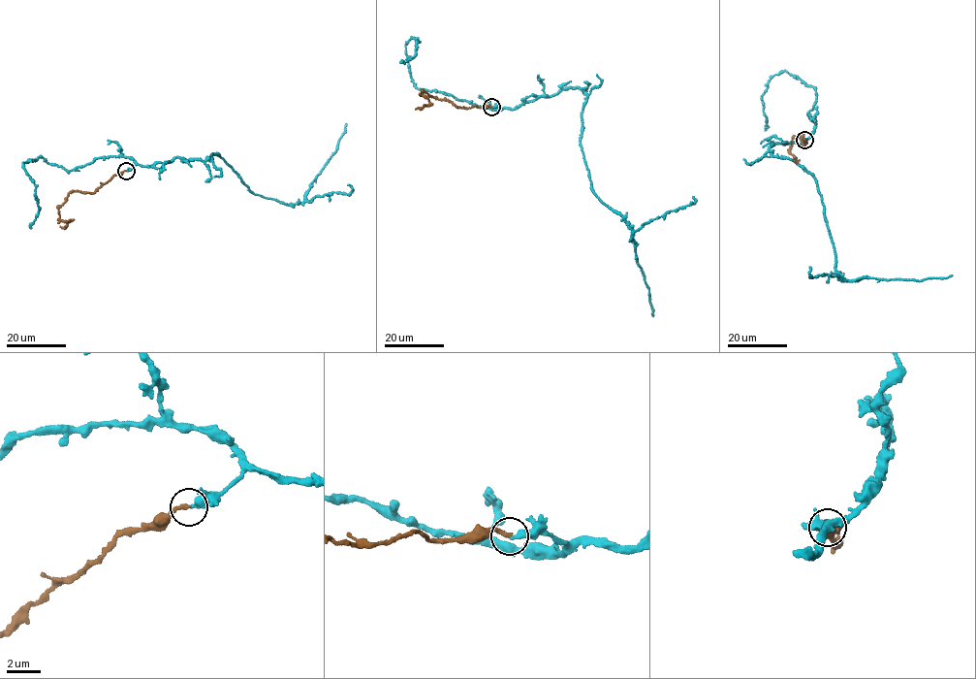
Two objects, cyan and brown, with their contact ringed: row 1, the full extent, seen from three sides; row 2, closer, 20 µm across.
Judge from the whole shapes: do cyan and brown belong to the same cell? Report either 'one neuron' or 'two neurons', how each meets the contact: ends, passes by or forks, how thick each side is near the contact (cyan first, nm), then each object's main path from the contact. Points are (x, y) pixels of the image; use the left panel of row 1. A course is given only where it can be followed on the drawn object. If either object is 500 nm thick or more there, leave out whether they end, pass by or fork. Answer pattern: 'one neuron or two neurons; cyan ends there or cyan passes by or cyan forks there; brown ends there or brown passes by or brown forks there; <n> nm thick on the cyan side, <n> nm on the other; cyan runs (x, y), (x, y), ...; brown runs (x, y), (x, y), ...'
one neuron; cyan ends there; brown ends there; 340 nm thick on the cyan side, 260 nm on the other; cyan runs (126, 171), (177, 157), (210, 160), (216, 152), (249, 191), (300, 203), (334, 152), (346, 123); brown runs (126, 171), (115, 175), (94, 192), (72, 190), (59, 210), (59, 217), (70, 221), (60, 227)

